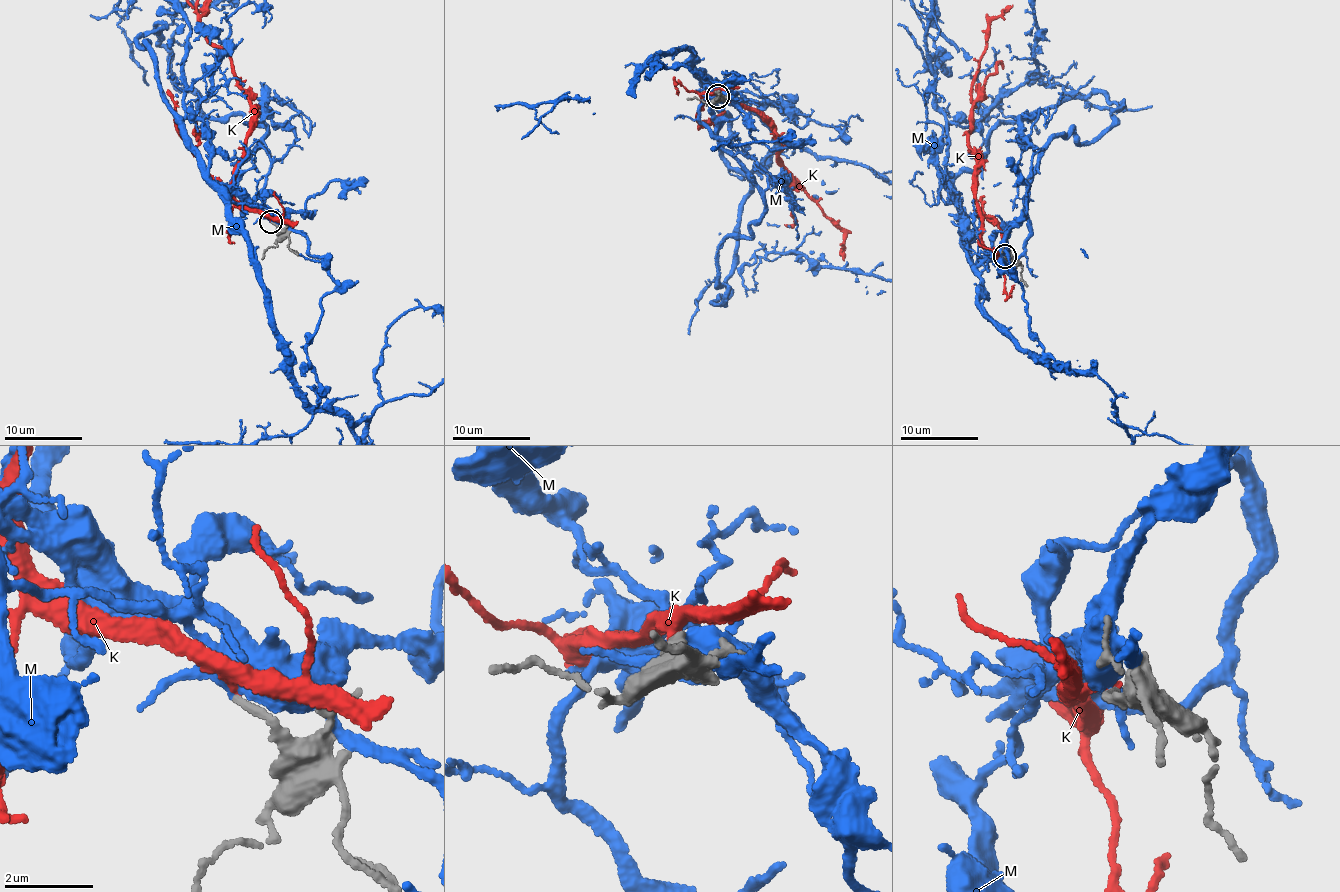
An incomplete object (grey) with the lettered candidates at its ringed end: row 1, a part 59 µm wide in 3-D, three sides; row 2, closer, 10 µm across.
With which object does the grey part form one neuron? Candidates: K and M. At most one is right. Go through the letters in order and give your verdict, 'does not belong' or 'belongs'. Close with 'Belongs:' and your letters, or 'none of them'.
K: does not belong
M: belongs
Belongs: M

